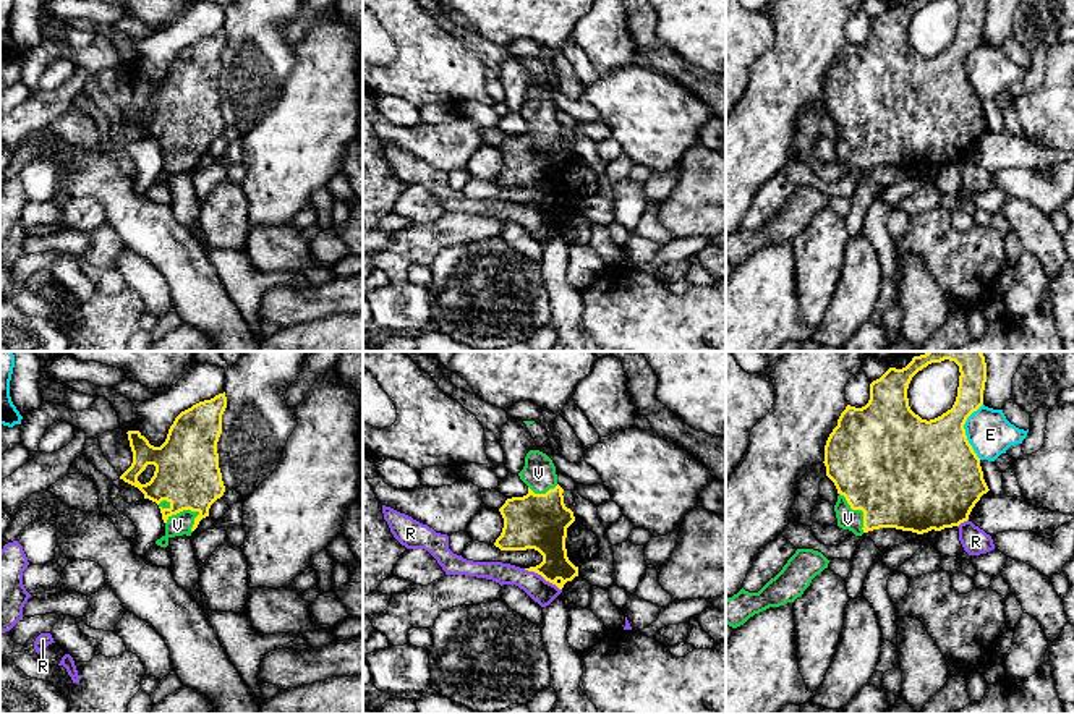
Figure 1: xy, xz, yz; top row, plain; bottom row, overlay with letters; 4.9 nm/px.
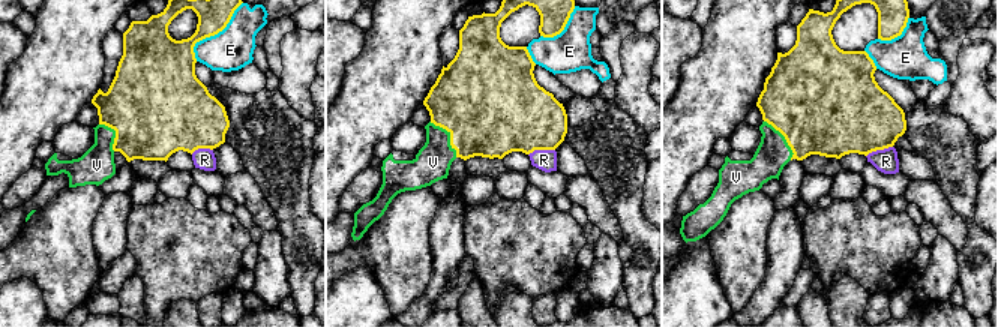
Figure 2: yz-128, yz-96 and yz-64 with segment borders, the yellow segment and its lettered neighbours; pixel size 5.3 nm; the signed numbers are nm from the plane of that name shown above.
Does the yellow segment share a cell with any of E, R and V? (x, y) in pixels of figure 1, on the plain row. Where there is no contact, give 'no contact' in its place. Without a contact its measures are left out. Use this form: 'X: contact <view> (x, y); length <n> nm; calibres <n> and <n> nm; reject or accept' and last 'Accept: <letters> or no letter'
E: contact yz (964, 68); length 280 nm; calibres 460 and 220 nm; reject
R: contact xz (543, 214); length 220 nm; calibres 240 and 120 nm; reject
V: contact xy (182, 148); length 190 nm; calibres 320 and 110 nm; accept
Accept: V

